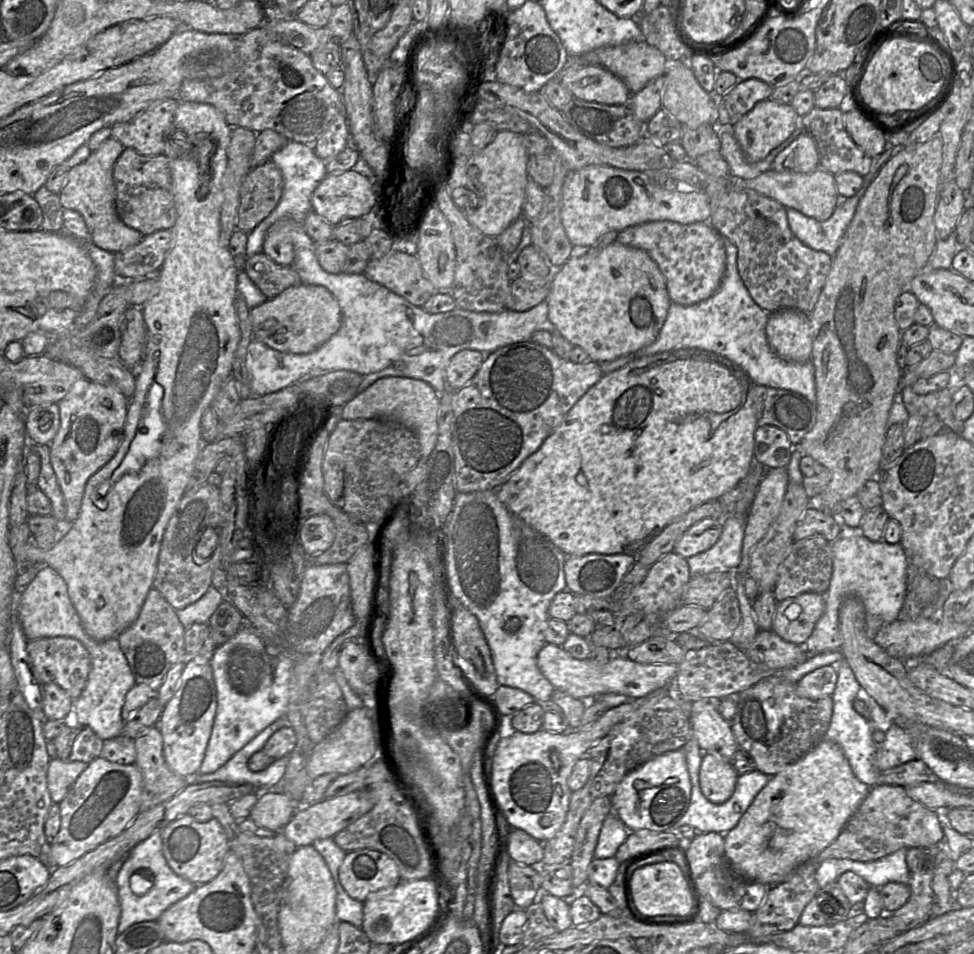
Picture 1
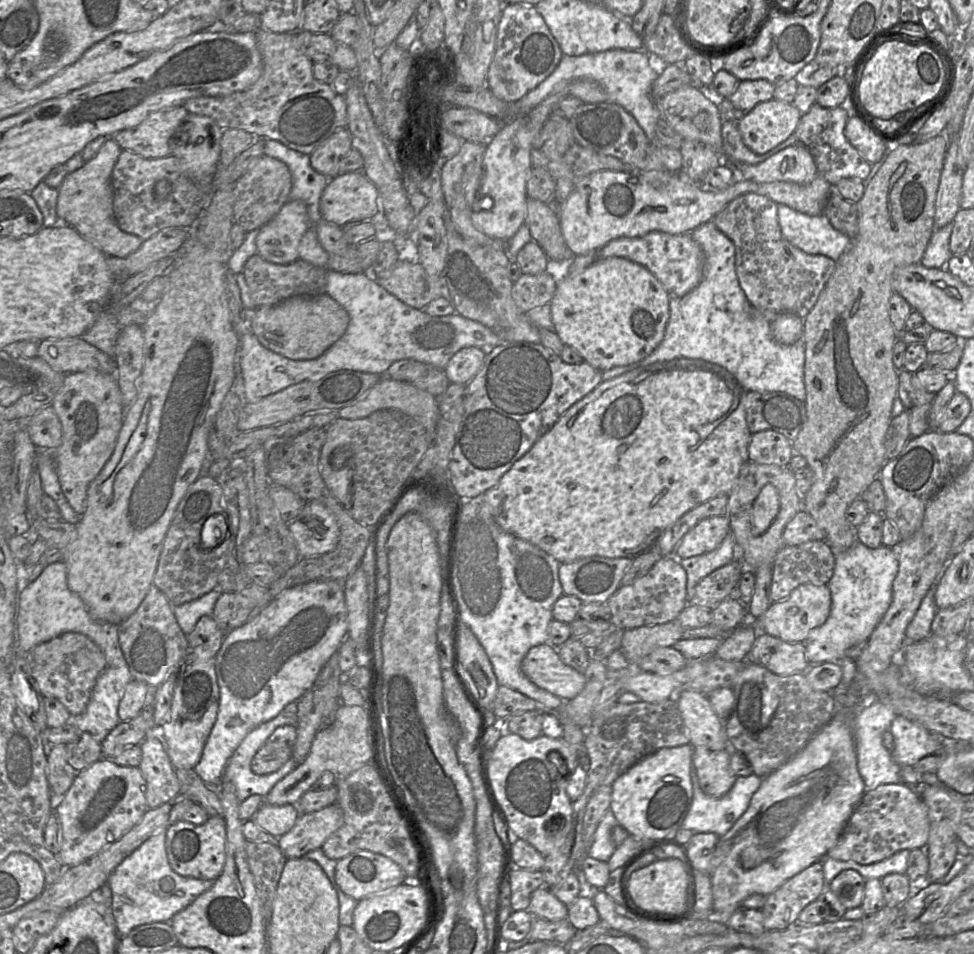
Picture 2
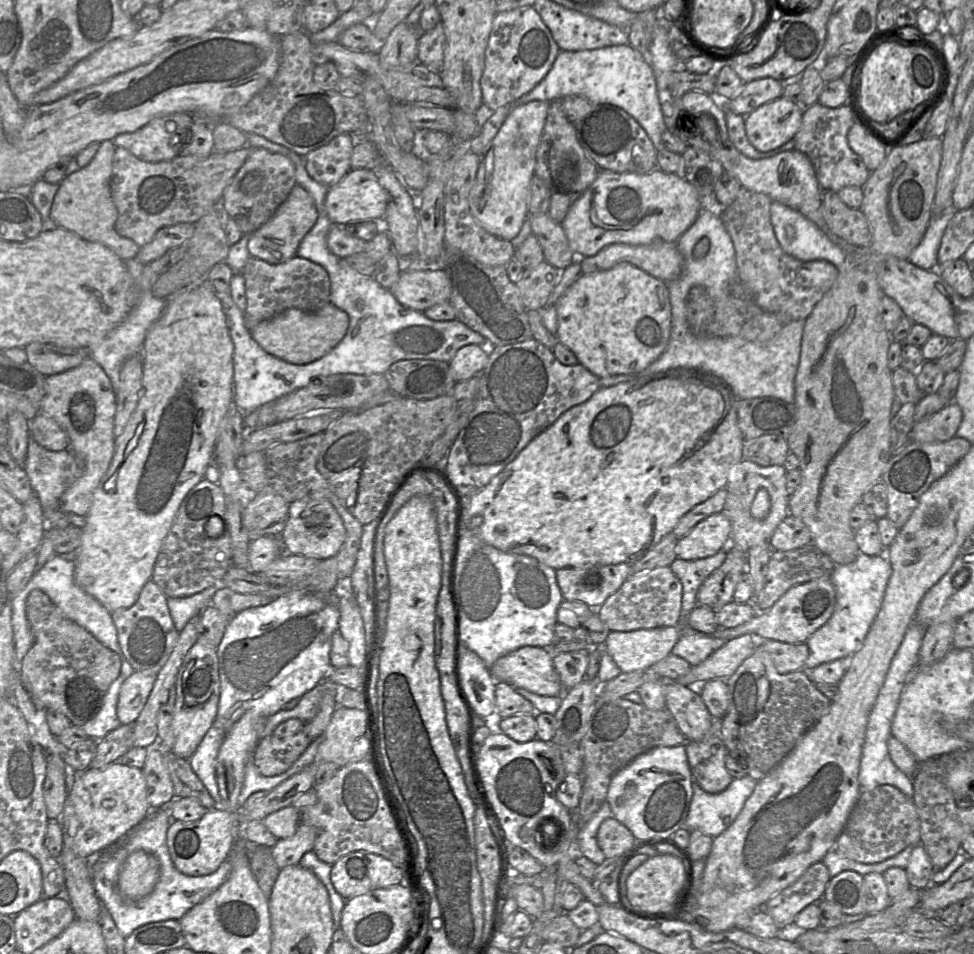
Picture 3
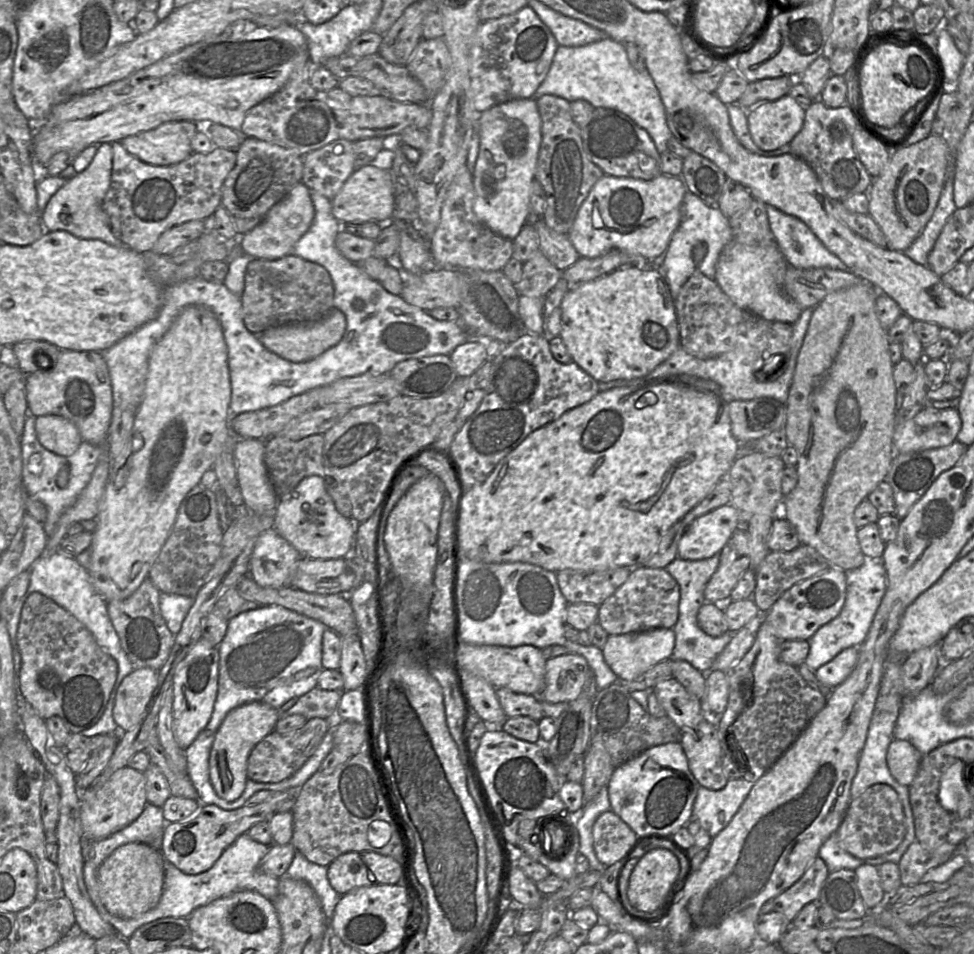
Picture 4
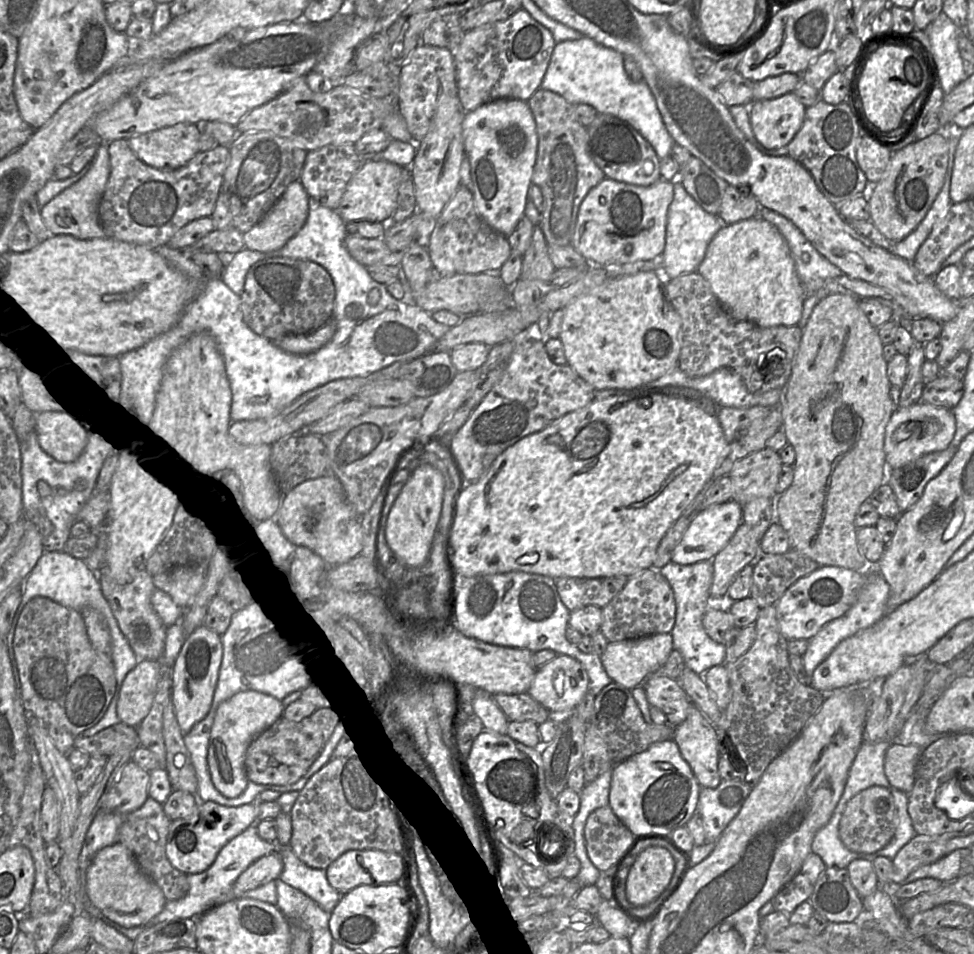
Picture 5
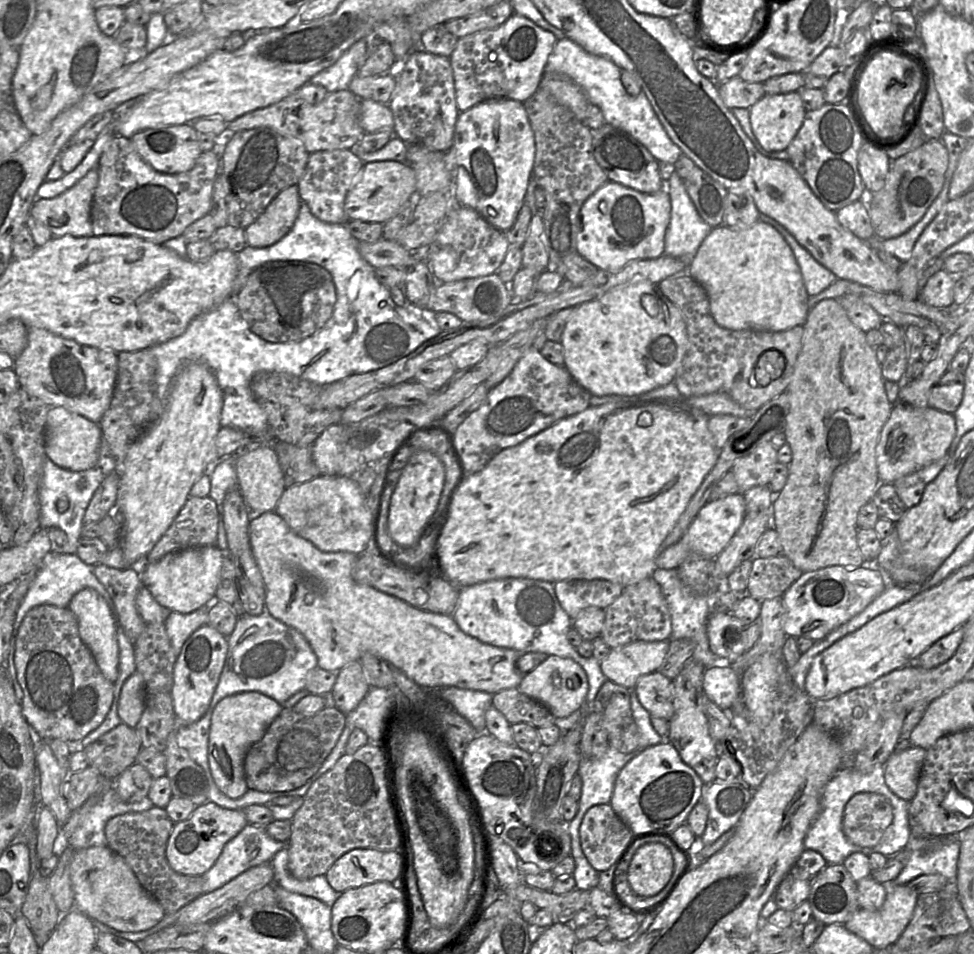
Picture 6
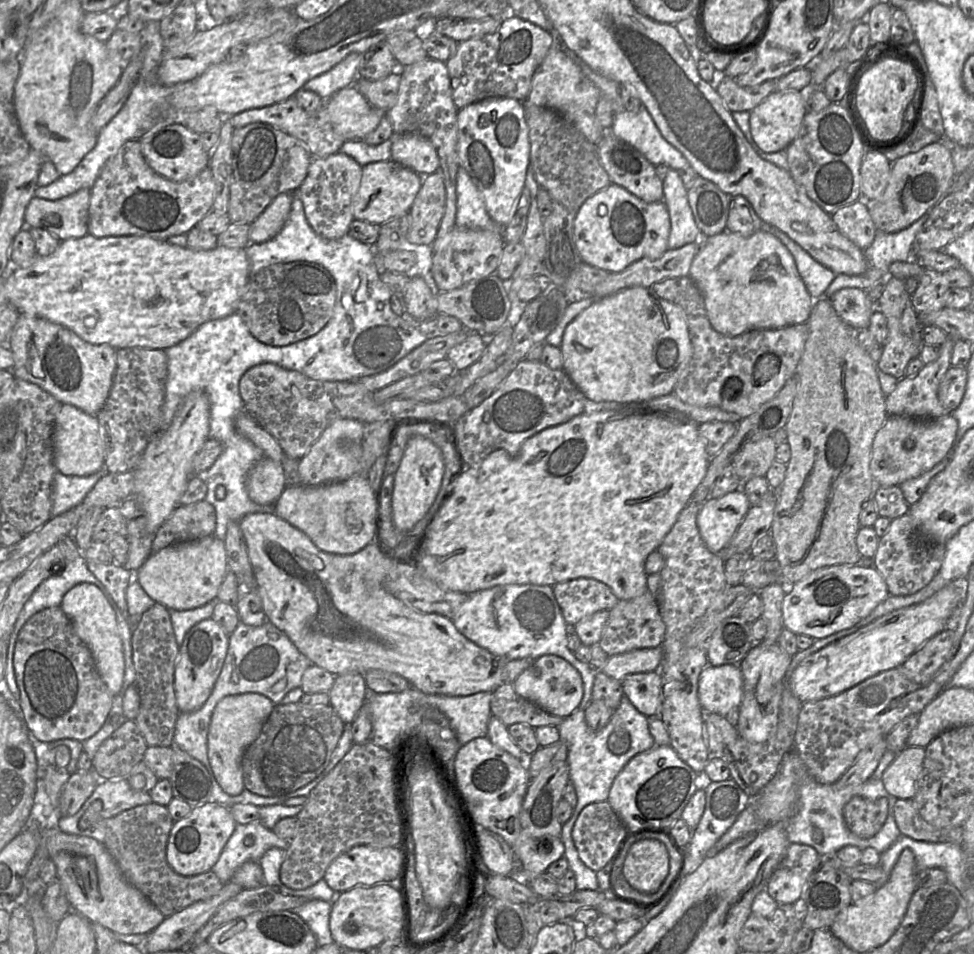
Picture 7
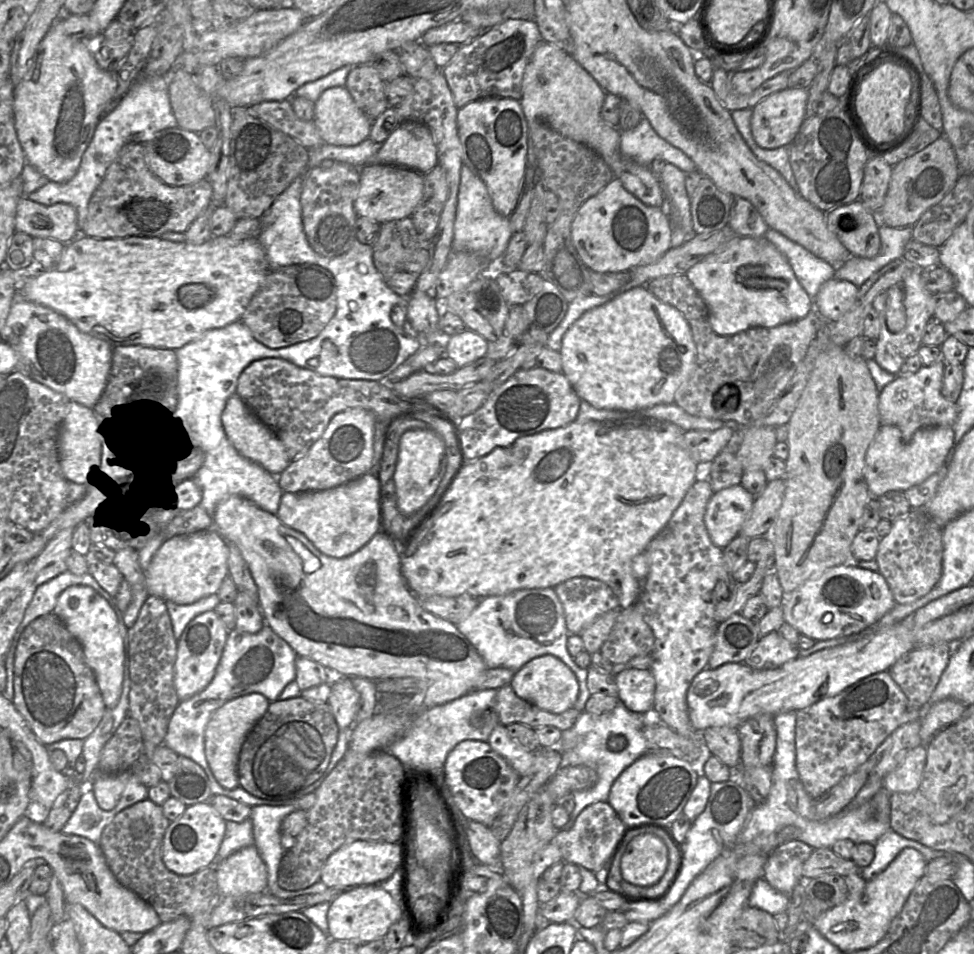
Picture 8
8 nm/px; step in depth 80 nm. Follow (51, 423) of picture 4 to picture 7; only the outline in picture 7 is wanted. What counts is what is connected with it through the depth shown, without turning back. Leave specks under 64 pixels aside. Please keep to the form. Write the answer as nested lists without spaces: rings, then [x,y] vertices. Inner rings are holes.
[[[71,404],[60,405],[54,422],[52,445],[56,471],[63,475],[88,476],[104,469],[104,444],[95,415]]]

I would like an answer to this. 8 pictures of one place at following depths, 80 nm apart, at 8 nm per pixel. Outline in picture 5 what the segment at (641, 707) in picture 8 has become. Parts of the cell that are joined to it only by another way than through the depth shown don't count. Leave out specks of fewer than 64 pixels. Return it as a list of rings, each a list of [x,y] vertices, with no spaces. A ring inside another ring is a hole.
[[[649,676],[642,685],[648,703],[665,714],[668,724],[676,727],[686,719],[692,702],[678,680],[665,676]]]

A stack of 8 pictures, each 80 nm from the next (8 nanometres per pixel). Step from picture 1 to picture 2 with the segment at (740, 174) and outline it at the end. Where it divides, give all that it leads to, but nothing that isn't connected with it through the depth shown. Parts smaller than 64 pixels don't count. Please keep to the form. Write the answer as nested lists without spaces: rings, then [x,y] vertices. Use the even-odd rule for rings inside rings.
[[[724,121],[722,125],[723,158],[732,164],[758,164],[779,151],[799,143],[793,133],[786,141],[765,154],[756,154],[743,142],[738,130],[737,122]]]

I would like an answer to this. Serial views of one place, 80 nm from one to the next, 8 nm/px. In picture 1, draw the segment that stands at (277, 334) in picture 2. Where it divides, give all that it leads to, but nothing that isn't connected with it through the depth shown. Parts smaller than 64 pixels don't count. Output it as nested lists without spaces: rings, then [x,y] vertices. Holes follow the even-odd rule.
[[[300,283],[250,310],[253,336],[283,353],[307,354],[327,342],[341,327],[342,311],[333,294],[319,285]]]

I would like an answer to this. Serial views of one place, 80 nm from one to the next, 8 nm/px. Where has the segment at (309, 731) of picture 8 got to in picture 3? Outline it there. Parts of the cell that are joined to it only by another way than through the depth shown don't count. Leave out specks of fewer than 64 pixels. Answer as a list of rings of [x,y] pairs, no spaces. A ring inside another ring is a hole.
[[[300,730],[296,734],[289,737],[280,738],[274,736],[273,734],[262,737],[253,753],[253,763],[256,770],[260,775],[267,777],[284,773],[307,749],[311,741],[310,737],[303,730]]]

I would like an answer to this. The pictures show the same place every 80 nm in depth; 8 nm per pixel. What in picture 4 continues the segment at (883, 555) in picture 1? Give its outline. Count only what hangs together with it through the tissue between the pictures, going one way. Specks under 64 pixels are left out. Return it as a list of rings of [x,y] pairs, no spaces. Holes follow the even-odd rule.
[[[865,556],[864,564],[846,573],[846,600],[837,617],[821,626],[808,639],[809,652],[804,661],[807,667],[816,671],[820,666],[831,661],[844,649],[860,647],[865,641],[874,616],[882,602],[887,589],[887,573],[881,559]]]

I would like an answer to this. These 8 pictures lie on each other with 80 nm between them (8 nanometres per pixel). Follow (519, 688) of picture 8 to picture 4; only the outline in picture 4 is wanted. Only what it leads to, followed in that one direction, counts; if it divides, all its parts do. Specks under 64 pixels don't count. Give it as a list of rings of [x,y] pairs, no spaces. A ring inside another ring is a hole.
[[[567,653],[546,660],[545,686],[538,699],[549,702],[571,702],[583,689],[589,665],[584,657]]]

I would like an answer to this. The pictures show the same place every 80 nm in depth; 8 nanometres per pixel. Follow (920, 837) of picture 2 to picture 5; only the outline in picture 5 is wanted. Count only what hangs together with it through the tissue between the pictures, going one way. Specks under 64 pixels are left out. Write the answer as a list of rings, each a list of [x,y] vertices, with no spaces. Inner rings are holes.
[[[872,786],[856,794],[847,803],[839,824],[839,836],[850,851],[871,854],[892,840],[897,823],[897,811],[891,792],[882,786]]]

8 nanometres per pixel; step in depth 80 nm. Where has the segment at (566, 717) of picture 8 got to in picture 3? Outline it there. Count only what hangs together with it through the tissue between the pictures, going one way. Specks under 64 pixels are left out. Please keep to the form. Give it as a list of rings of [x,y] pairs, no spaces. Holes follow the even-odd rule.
[[[496,681],[495,685],[495,707],[496,714],[493,719],[502,719],[516,714],[534,715],[536,719],[537,711],[534,705],[519,694],[514,687],[502,681]]]

